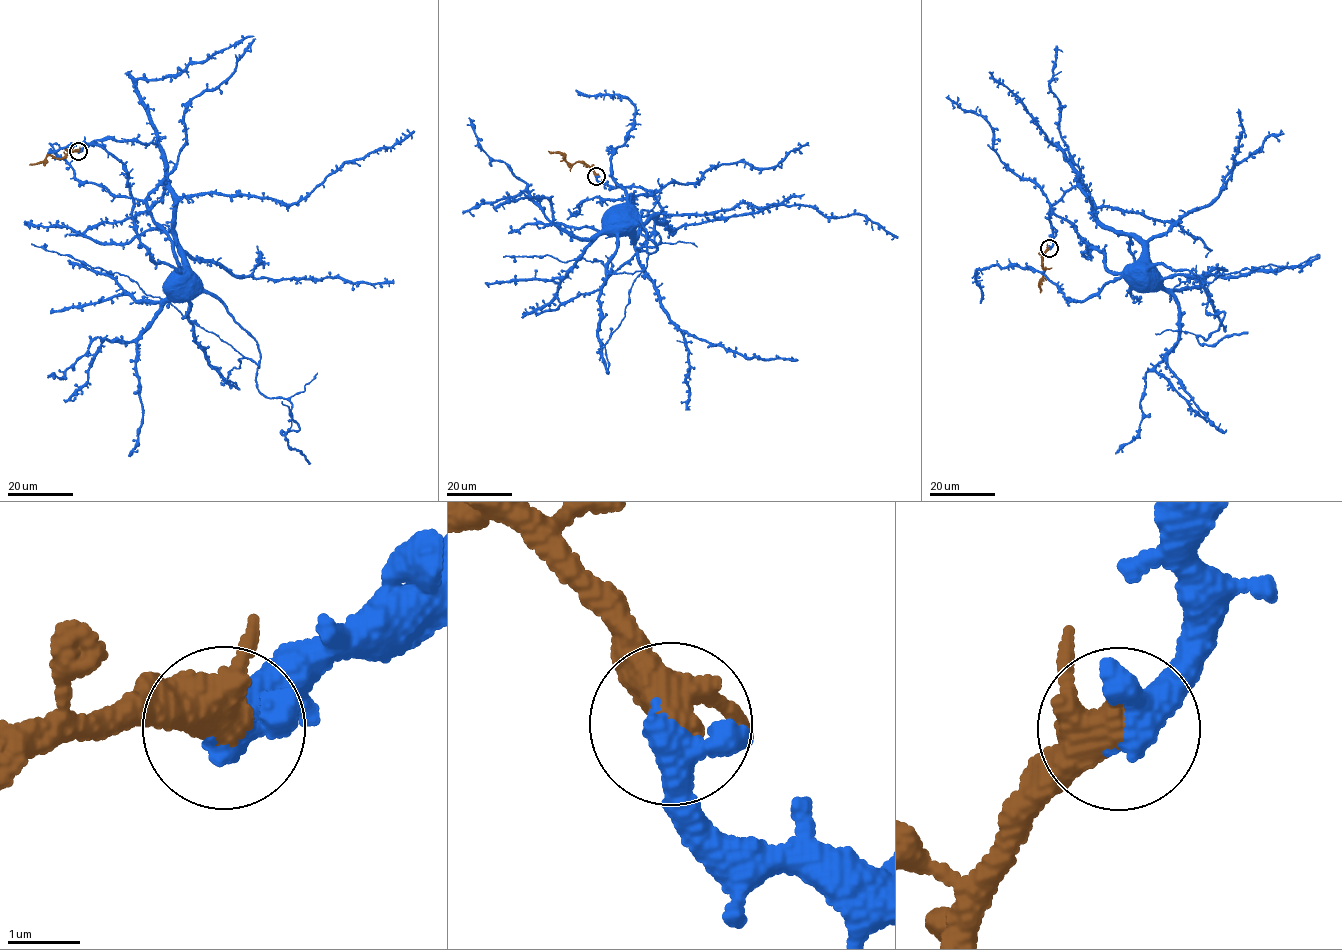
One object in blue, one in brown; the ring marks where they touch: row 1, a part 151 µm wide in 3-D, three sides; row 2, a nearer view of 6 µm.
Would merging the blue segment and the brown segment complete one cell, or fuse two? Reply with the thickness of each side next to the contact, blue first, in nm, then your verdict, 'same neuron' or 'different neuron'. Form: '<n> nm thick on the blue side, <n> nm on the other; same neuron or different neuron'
600 nm thick on the blue side, 480 nm on the other; same neuron

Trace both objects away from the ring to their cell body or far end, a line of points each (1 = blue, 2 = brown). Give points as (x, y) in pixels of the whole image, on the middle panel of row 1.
1: (596, 176), (616, 187), (642, 186), (654, 196), (665, 220), (658, 222), (654, 214), (634, 237), (620, 215)
2: (596, 176), (588, 166), (581, 162), (569, 164), (561, 153), (548, 151)

